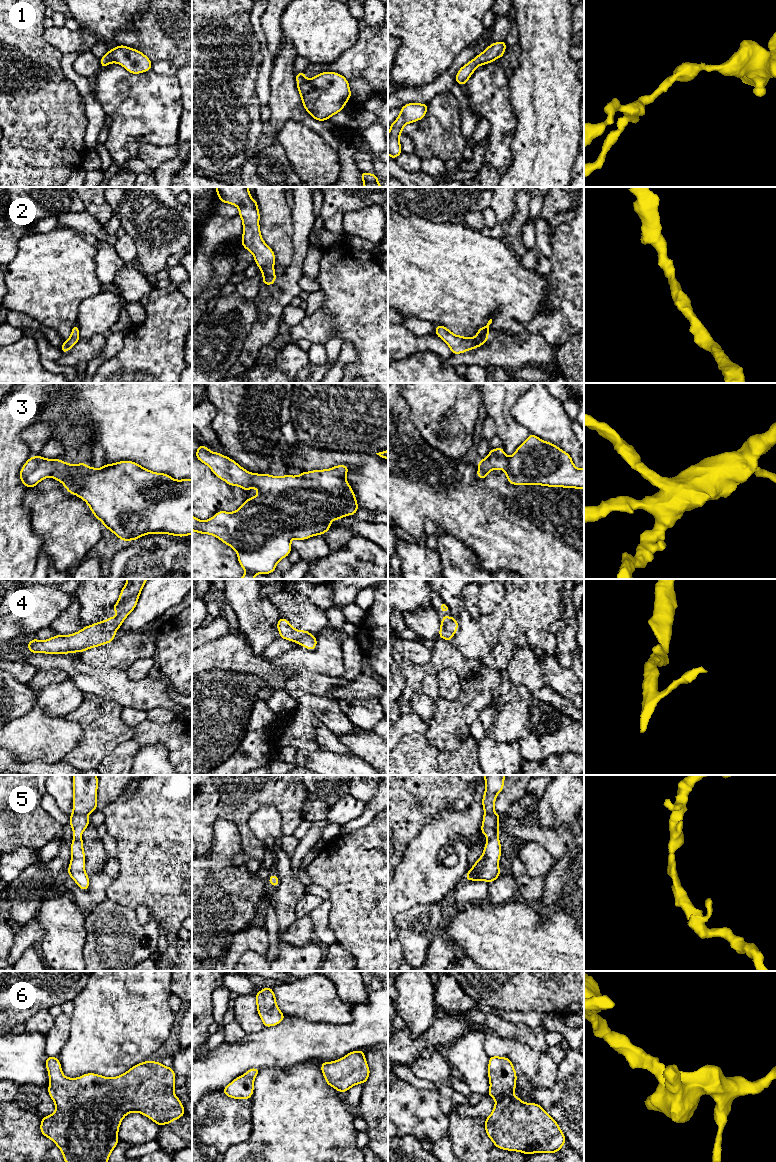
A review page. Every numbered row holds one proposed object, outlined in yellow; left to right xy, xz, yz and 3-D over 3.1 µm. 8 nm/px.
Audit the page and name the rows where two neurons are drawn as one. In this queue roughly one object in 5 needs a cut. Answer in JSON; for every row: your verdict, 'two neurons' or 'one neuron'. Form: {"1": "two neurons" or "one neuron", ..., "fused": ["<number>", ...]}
{"1": "one neuron", "2": "one neuron", "3": "one neuron", "4": "one neuron", "5": "one neuron", "6": "one neuron", "fused": []}

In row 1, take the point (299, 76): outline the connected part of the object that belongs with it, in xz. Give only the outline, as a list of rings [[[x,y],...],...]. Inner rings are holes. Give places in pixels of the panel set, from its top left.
[[[303,71],[295,76],[303,106],[315,120],[328,120],[351,98],[349,82],[341,74],[327,71],[306,79]]]

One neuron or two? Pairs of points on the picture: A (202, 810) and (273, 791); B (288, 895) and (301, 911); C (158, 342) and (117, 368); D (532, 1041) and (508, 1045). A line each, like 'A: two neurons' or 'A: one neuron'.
A: one neuron
B: two neurons
C: one neuron
D: two neurons

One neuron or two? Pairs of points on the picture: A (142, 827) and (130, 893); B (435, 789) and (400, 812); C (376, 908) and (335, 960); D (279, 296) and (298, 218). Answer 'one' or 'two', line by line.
A: one
B: one
C: two
D: one

